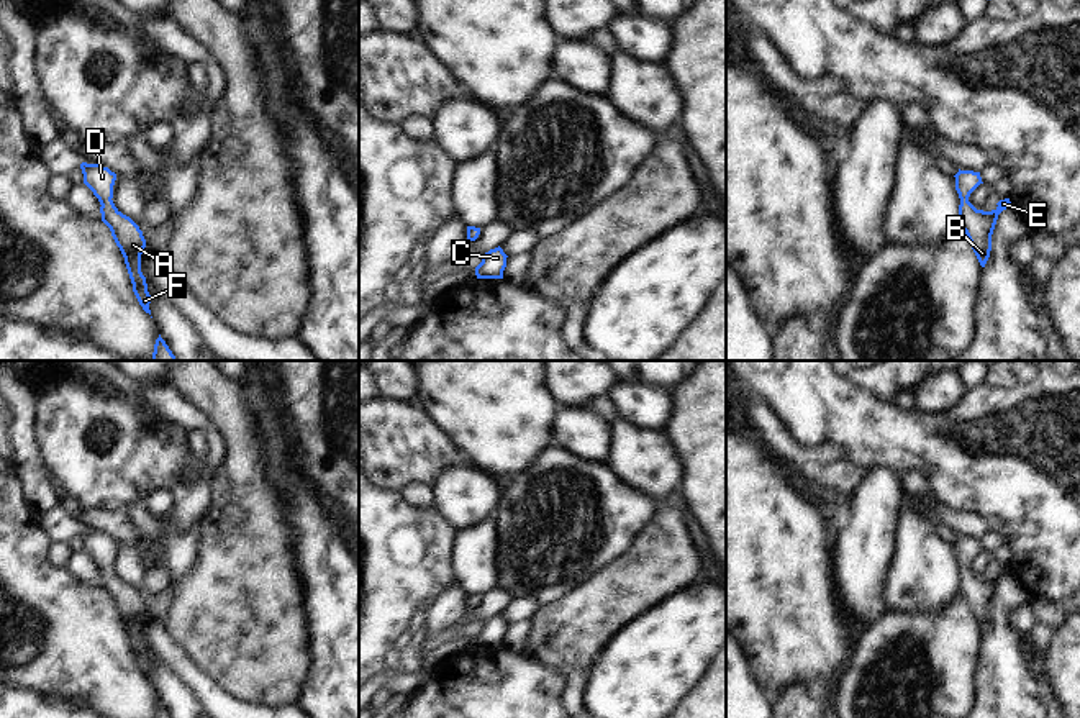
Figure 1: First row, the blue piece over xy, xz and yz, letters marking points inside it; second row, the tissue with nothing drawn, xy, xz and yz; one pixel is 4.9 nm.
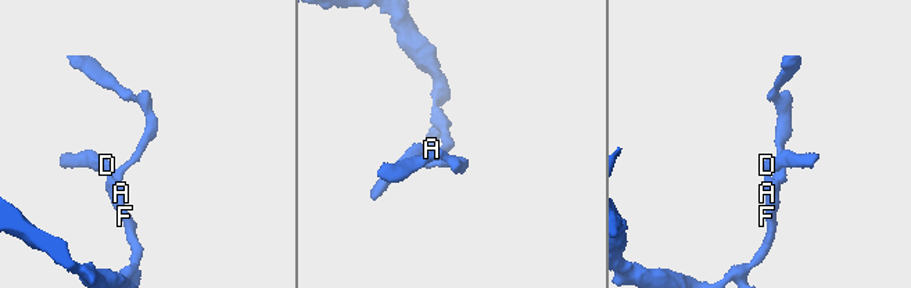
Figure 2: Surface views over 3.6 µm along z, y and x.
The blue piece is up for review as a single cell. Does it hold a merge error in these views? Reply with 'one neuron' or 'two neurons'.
one neuron

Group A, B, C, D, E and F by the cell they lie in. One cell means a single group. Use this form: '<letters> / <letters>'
A B C D E F

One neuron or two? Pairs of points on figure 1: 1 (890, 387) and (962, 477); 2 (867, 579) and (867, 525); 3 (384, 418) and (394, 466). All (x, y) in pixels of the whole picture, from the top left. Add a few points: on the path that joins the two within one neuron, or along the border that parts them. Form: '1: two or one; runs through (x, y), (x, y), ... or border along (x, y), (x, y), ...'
1: two; border along (857, 387), (864, 387), (893, 404)
2: one; runs through (867, 566), (867, 538)
3: one; runs through (387, 430), (394, 436), (394, 454)

